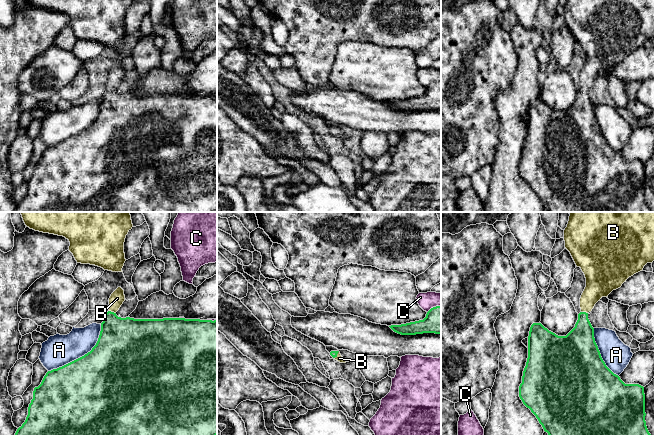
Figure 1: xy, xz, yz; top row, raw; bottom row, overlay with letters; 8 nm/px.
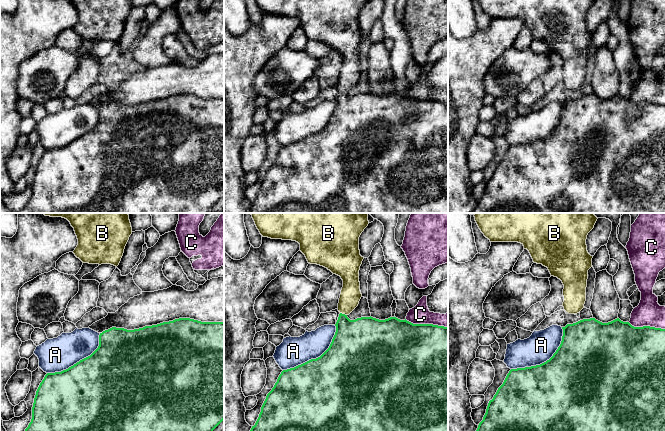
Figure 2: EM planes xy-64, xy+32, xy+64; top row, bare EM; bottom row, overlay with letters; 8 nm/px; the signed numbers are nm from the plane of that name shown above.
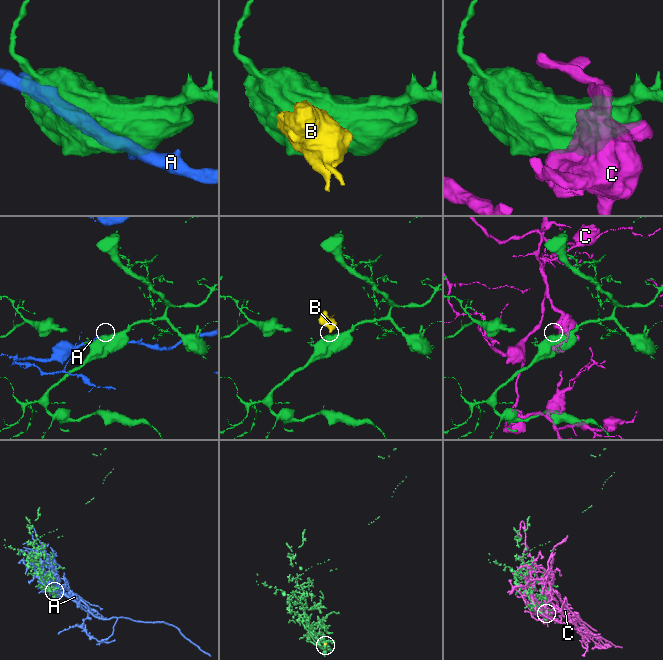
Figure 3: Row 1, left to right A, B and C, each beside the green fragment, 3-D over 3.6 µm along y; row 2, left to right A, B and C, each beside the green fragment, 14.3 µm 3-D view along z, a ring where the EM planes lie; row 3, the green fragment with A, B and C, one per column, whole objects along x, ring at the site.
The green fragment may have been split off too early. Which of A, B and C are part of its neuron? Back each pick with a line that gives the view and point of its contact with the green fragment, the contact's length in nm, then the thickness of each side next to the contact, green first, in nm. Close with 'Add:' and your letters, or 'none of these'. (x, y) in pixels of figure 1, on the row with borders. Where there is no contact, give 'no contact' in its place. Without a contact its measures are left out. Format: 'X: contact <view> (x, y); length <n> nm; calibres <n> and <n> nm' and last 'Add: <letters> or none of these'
B: contact xy (112, 312); length 60 nm; calibres 380 and 120 nm
Add: B

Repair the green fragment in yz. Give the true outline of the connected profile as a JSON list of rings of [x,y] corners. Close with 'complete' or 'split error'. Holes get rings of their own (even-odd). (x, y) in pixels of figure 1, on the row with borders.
[[[570,212],[567,227],[564,230],[565,248],[570,252],[577,267],[580,267],[586,278],[586,287],[580,298],[581,312],[575,327],[566,335],[558,336],[549,331],[541,323],[533,323],[528,336],[528,358],[523,371],[522,383],[519,386],[519,397],[523,404],[531,410],[549,436],[651,436],[645,421],[644,387],[639,384],[625,384],[618,375],[614,374],[603,361],[594,338],[588,313],[602,297],[608,297],[613,291],[622,286],[626,280],[643,270],[647,263],[654,261],[654,212]]]; split error

